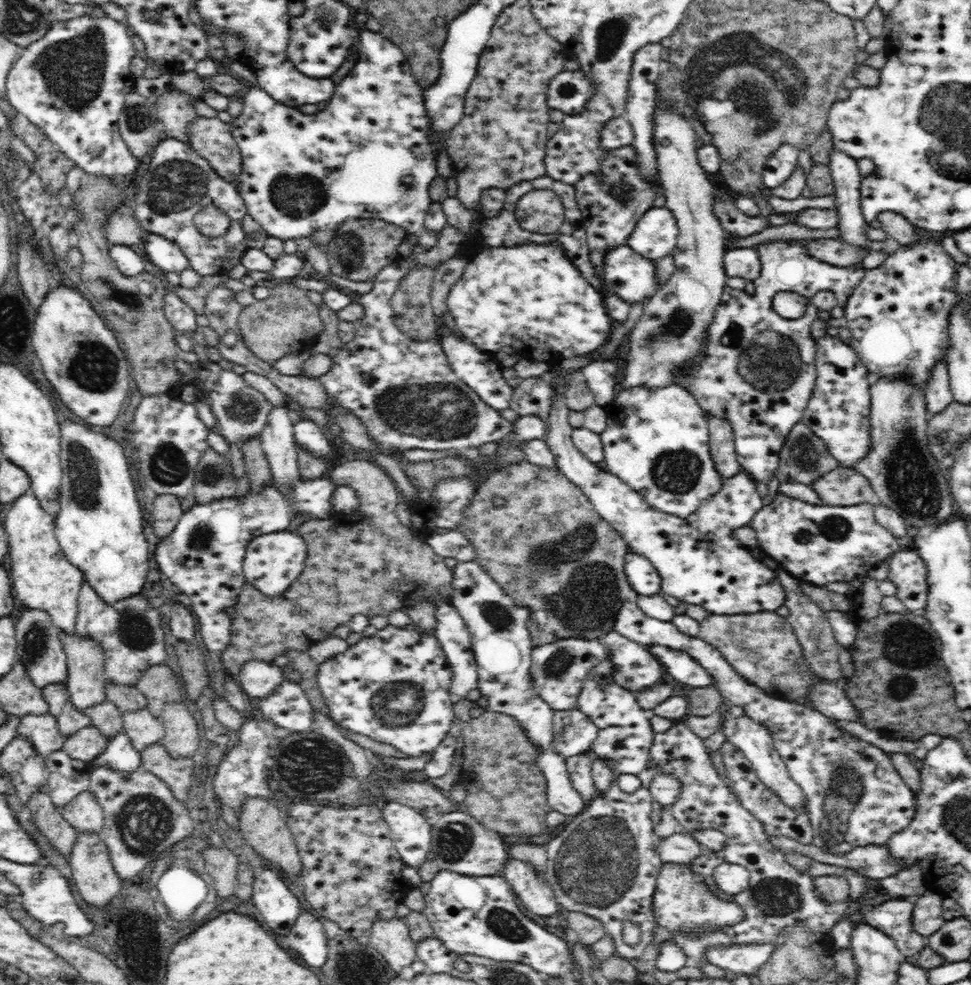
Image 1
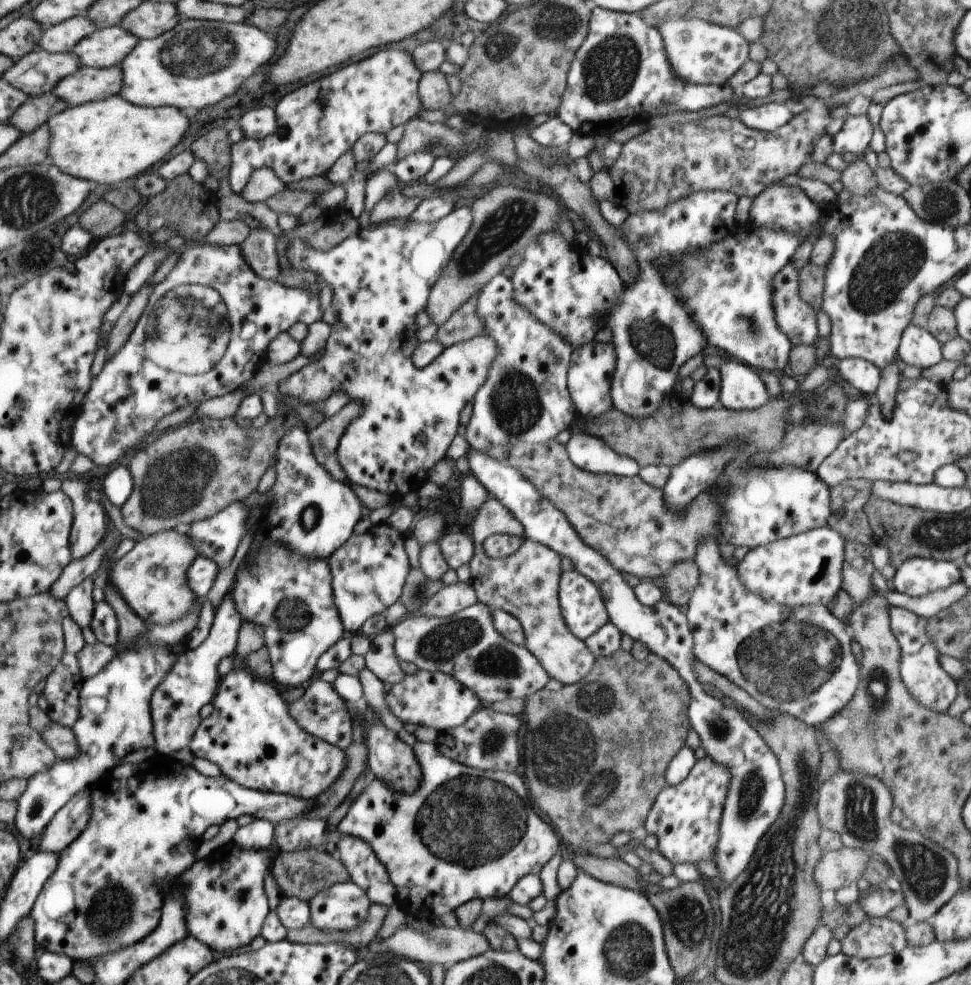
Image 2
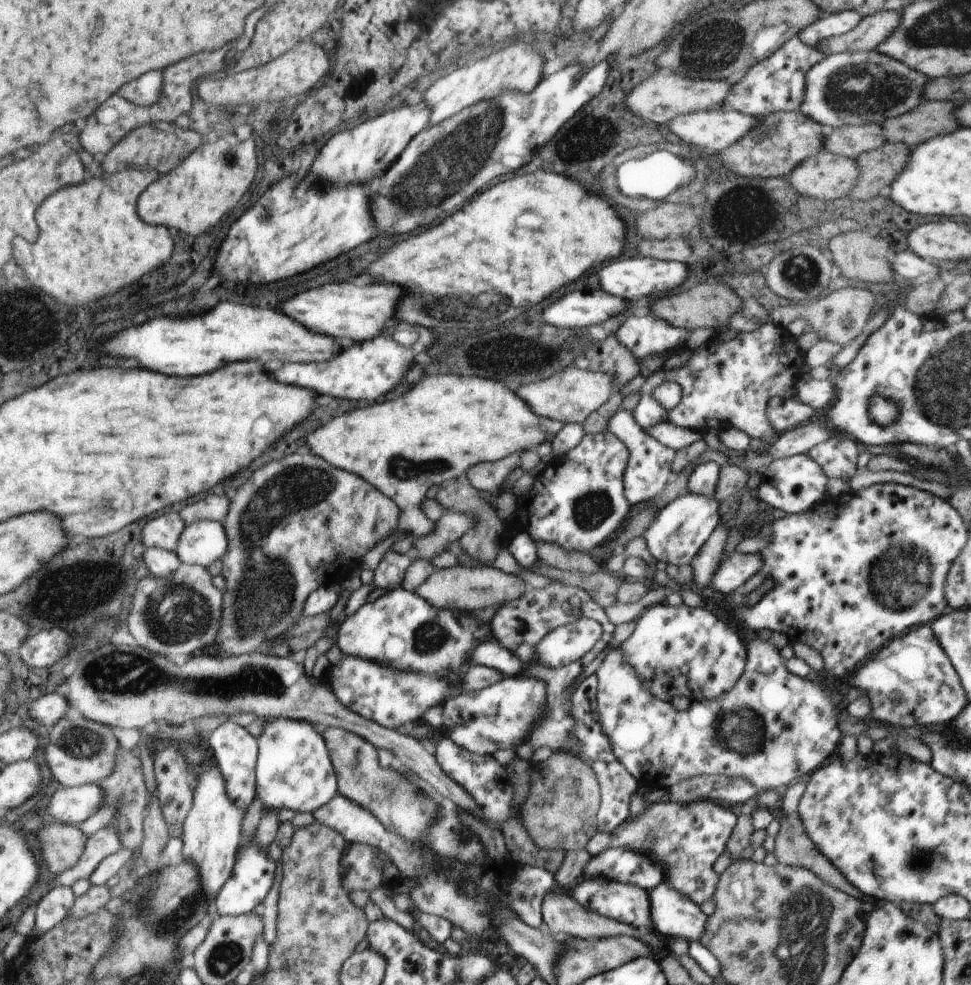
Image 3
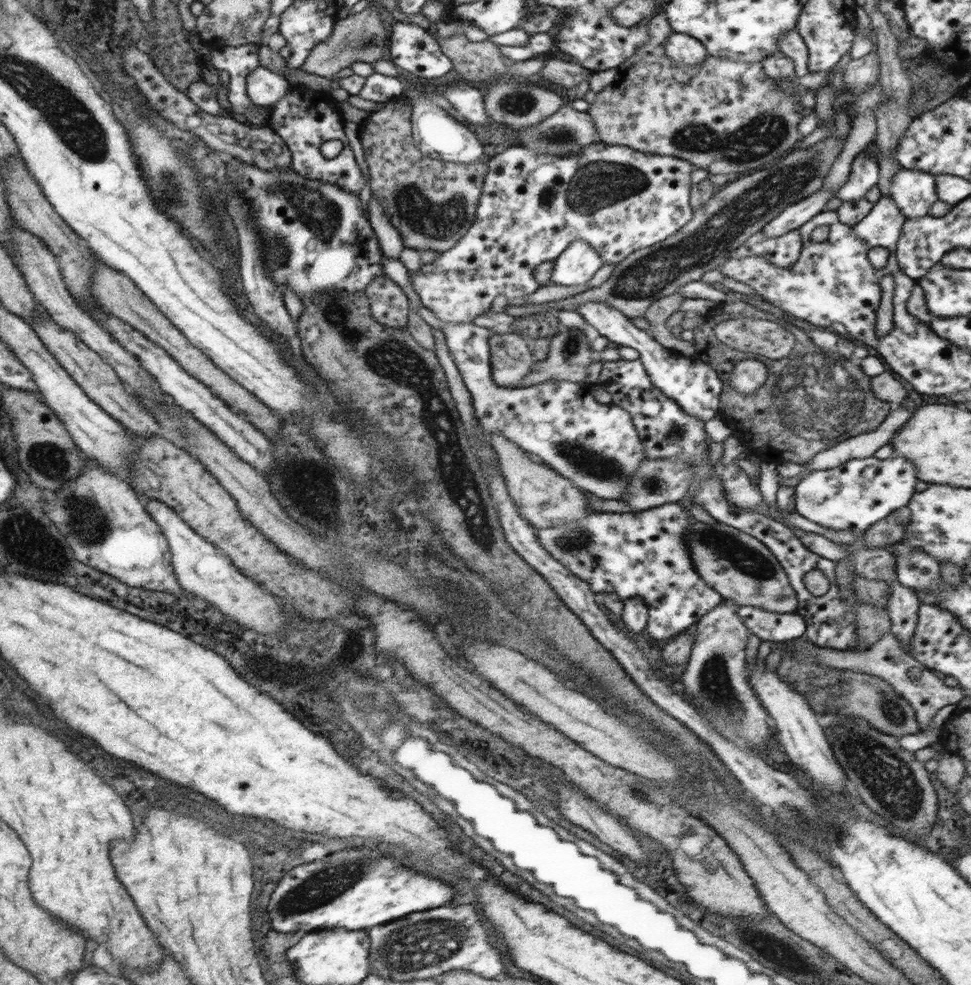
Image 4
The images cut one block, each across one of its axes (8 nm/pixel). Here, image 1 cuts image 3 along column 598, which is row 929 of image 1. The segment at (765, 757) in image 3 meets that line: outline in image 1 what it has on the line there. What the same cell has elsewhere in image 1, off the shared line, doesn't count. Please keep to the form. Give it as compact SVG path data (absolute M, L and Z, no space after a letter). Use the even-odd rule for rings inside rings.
M663 863L653 894L652 914L656 923L672 934L687 931L691 934L710 932L716 929L735 926L744 920L742 907L729 898L721 896L712 886L702 881L702 875L694 873L687 864Z

